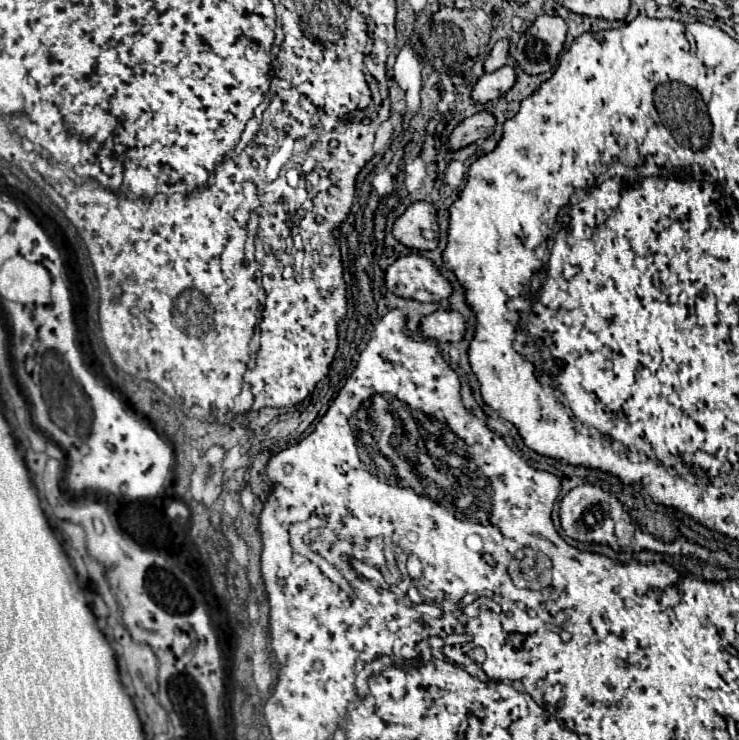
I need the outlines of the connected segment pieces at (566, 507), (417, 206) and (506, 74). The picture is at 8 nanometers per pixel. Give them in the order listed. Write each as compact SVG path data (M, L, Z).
M578 486L572 488L558 504L558 516L560 516L560 526L564 534L576 542L596 542L596 544L606 544L616 550L616 538L614 538L614 526L616 522L622 520L622 516L628 516L622 504L608 492L604 492L598 486Z
M414 202L392 226L392 236L412 250L432 250L438 246L438 238L426 238L426 232L438 234L436 208L430 202Z
M502 66L496 72L484 74L472 90L472 100L482 102L482 104L496 100L514 86L514 80L516 80L516 76L514 76L514 70L510 66Z

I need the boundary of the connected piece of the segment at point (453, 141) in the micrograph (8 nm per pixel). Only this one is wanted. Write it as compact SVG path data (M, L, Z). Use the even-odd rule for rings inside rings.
M478 112L474 116L462 120L452 130L452 134L448 136L446 148L452 152L458 152L476 140L488 138L492 132L494 132L494 116L490 112Z

